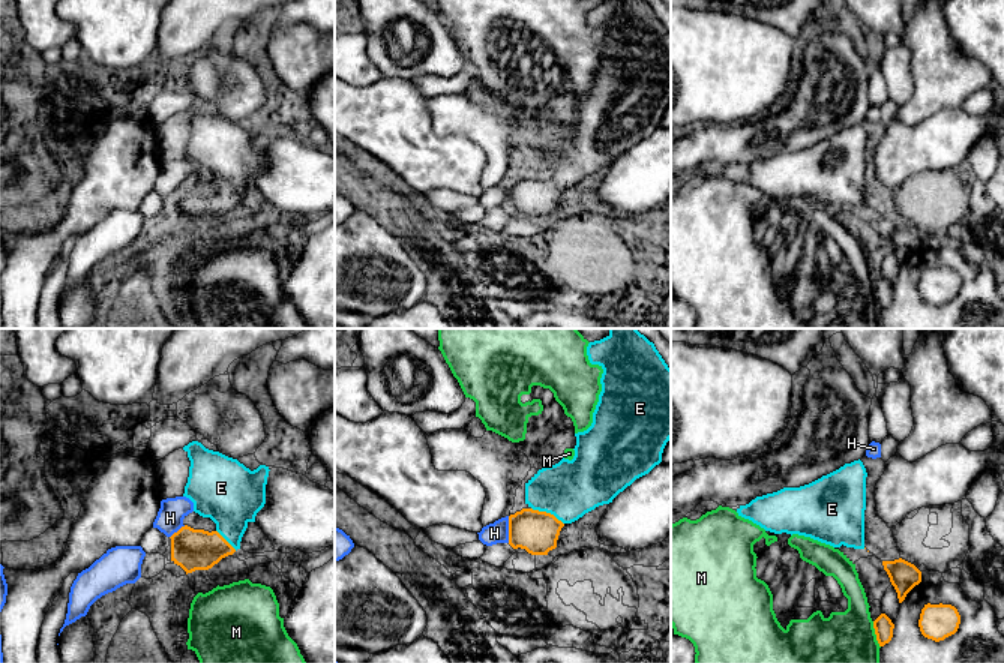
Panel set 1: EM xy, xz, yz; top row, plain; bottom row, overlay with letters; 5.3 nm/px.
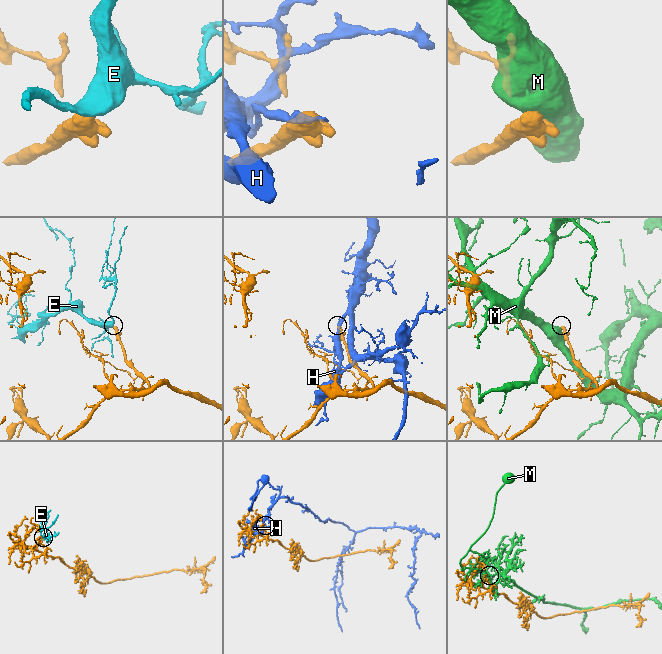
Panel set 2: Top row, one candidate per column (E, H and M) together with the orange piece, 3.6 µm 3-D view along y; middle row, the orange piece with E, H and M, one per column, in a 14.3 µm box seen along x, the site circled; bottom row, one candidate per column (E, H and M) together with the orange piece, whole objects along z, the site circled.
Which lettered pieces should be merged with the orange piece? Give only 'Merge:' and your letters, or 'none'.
Merge: E

